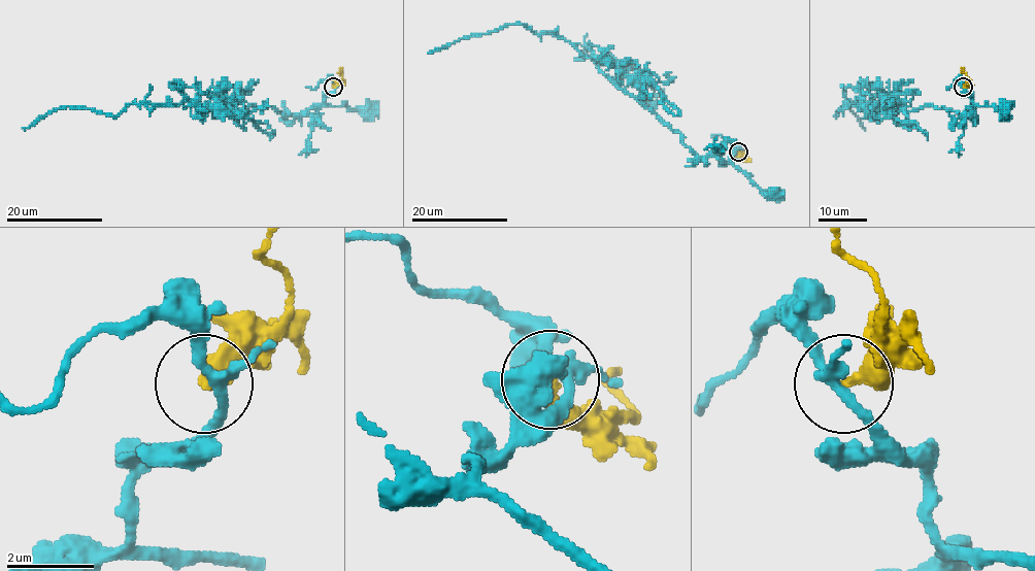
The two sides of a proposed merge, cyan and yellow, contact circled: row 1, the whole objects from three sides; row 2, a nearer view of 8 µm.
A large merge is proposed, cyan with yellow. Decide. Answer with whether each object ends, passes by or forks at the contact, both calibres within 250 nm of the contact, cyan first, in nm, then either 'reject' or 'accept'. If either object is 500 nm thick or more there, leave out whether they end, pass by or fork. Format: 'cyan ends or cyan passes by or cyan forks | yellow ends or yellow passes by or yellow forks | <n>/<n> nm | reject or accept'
cyan forks | yellow ends | 240/380 nm | reject

